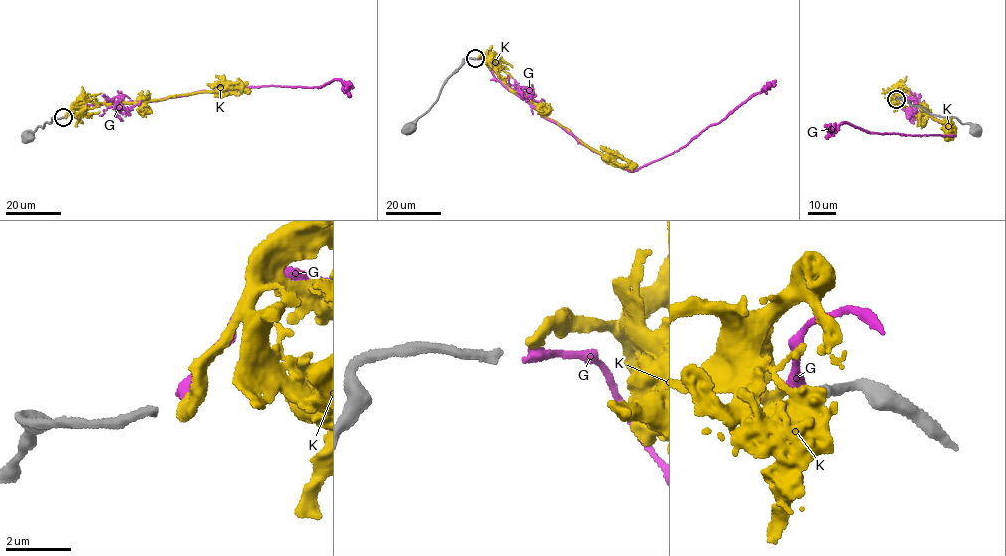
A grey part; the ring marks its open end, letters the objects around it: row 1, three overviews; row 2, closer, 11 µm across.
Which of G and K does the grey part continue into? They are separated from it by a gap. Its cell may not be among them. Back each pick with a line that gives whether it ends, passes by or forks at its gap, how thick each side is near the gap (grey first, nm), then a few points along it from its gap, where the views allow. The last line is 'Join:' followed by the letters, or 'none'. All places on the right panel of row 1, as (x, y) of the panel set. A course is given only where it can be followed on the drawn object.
Join: none

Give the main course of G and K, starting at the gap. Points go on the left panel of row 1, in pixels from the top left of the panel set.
G: (65, 116), (73, 106), (160, 100), (200, 91), (265, 85), (321, 87), (334, 79), (344, 81), (349, 97)
K: (65, 117), (76, 103), (86, 100), (105, 104), (138, 102), (241, 88), (207, 84)

